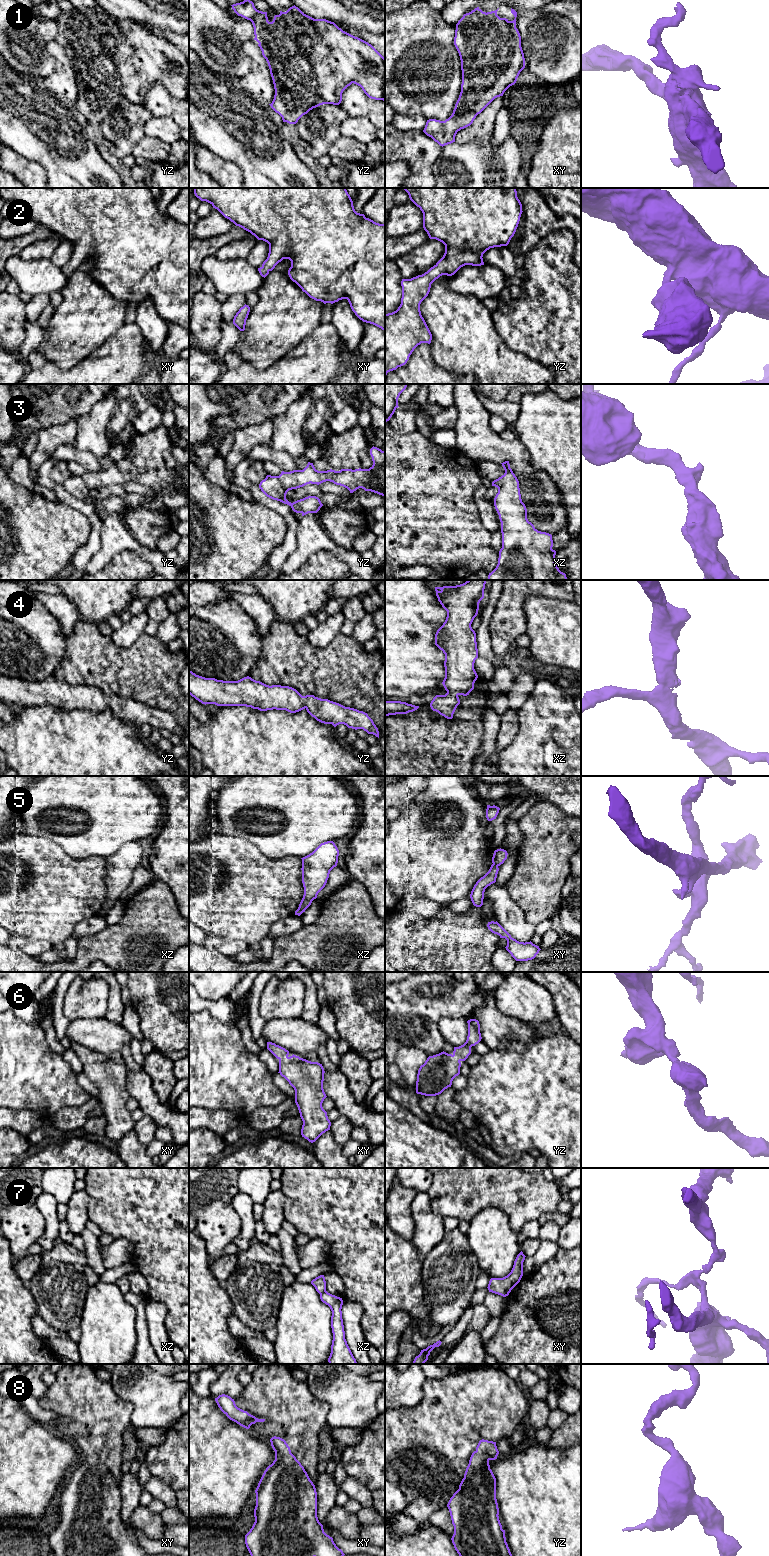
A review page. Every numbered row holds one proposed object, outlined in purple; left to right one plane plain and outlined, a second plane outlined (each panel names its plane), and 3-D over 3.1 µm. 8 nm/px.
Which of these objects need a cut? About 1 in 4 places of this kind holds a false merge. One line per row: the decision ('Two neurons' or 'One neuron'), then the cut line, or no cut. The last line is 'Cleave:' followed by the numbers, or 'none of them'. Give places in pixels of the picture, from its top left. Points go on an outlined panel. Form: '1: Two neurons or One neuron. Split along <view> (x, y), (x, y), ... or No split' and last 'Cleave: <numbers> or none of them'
1: One neuron. No split
2: One neuron. No split
3: One neuron. No split
4: One neuron. No split
5: Two neurons. Split along xy (493, 863), (497, 866)
6: One neuron. No split
7: Two neurons. Split along xz (326, 1291), (320, 1294)
8: One neuron. No split
Cleave: 5, 7

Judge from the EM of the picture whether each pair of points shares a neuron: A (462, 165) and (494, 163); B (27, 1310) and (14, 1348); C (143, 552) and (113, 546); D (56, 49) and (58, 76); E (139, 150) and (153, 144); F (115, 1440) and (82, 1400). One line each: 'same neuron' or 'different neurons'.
A: same neuron
B: same neuron
C: same neuron
D: same neuron
E: same neuron
F: same neuron

